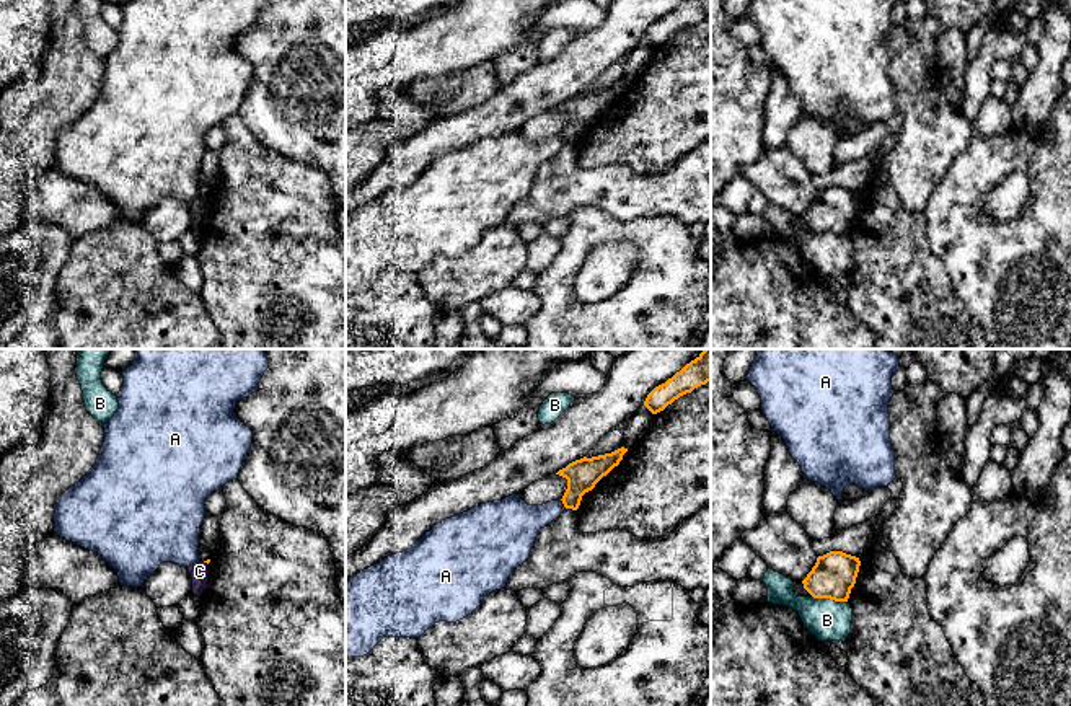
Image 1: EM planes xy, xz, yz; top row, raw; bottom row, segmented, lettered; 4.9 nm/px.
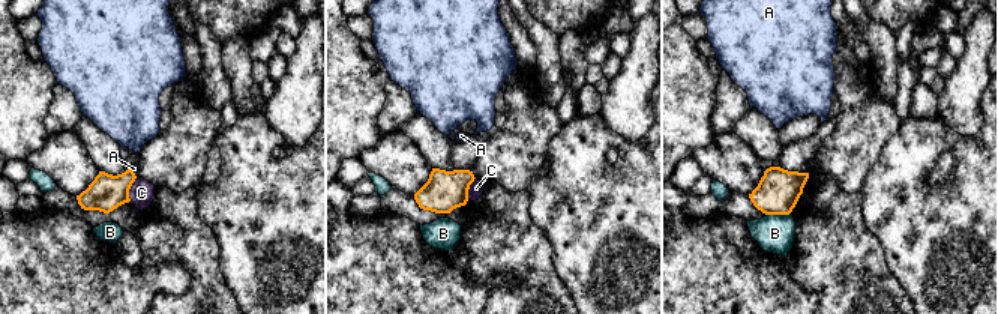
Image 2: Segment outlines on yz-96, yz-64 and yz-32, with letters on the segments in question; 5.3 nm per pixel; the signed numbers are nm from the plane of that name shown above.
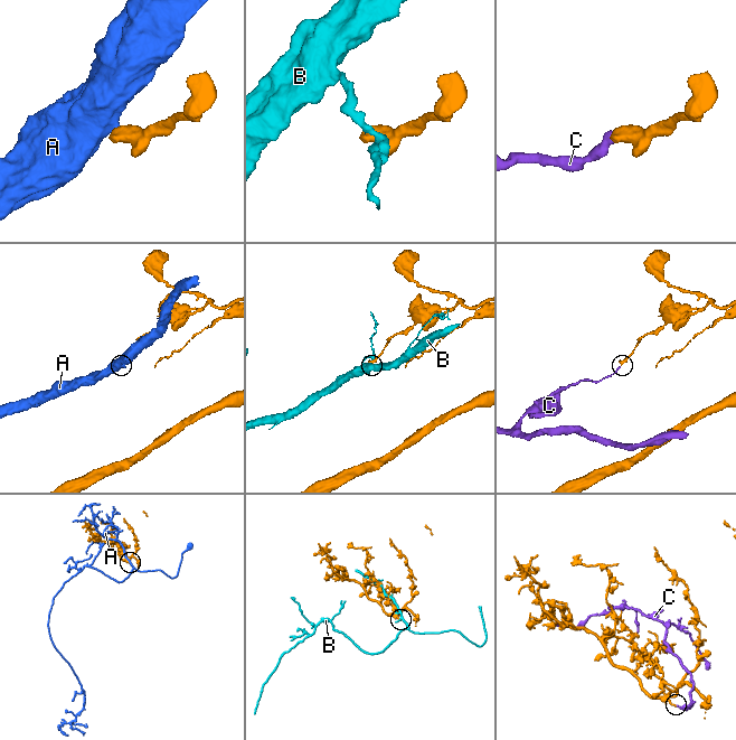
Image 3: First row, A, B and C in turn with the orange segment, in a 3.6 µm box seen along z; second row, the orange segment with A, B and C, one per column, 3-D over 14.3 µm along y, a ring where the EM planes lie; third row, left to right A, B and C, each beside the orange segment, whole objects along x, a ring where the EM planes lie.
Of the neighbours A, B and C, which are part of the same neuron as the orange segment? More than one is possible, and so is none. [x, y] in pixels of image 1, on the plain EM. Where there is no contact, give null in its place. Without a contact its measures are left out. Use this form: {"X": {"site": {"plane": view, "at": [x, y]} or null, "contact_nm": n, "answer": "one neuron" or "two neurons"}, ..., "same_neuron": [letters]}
{"A": {"site": {"plane": "xz", "at": [563, 137]}, "contact_nm": 50, "answer": "two neurons"}, "B": {"site": {"plane": "yz", "at": [830, 233]}, "contact_nm": 180, "answer": "two neurons"}, "C": {"site": {"plane": "xy", "at": [206, 196]}, "contact_nm": 40, "answer": "two neurons"}, "same_neuron": []}

